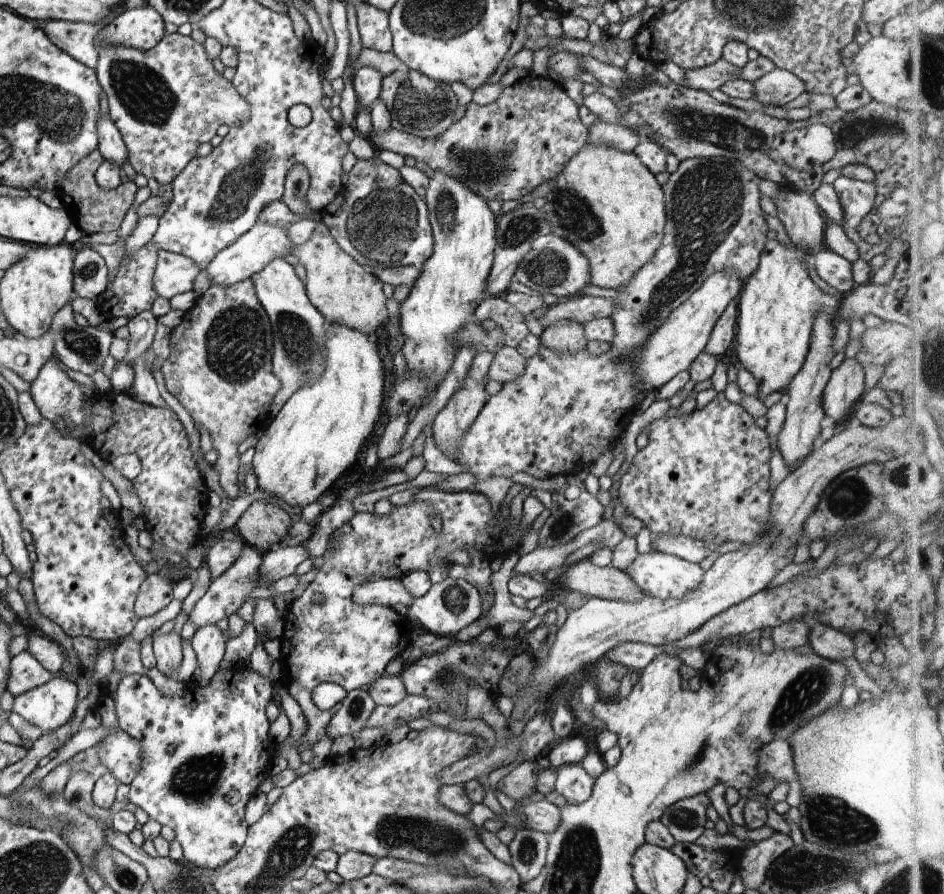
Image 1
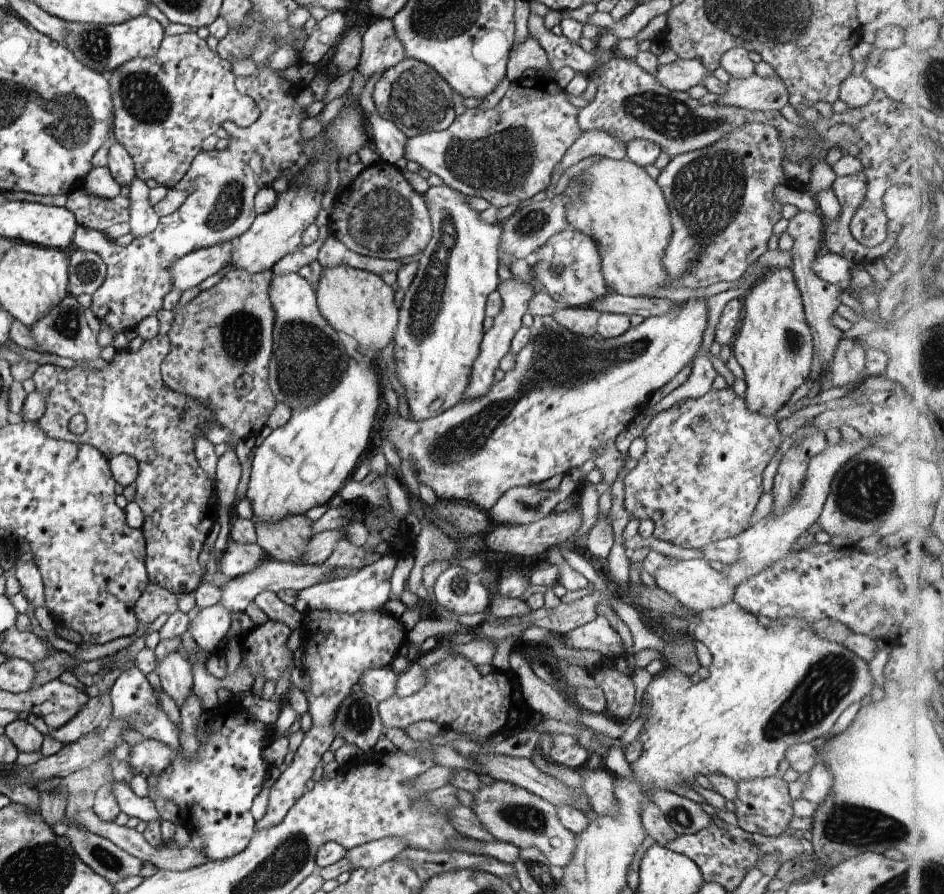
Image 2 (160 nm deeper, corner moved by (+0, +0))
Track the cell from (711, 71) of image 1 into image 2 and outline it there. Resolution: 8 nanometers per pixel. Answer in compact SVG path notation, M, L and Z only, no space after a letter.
M678 57L668 64L659 64L654 74L656 80L671 91L683 92L695 84L701 84L702 79L710 72L698 59L681 59Z

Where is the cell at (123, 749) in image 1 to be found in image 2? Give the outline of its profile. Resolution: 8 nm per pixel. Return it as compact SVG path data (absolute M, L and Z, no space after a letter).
M146 739L136 743L130 754L130 768L146 775L161 775L177 757L177 752L166 743Z

